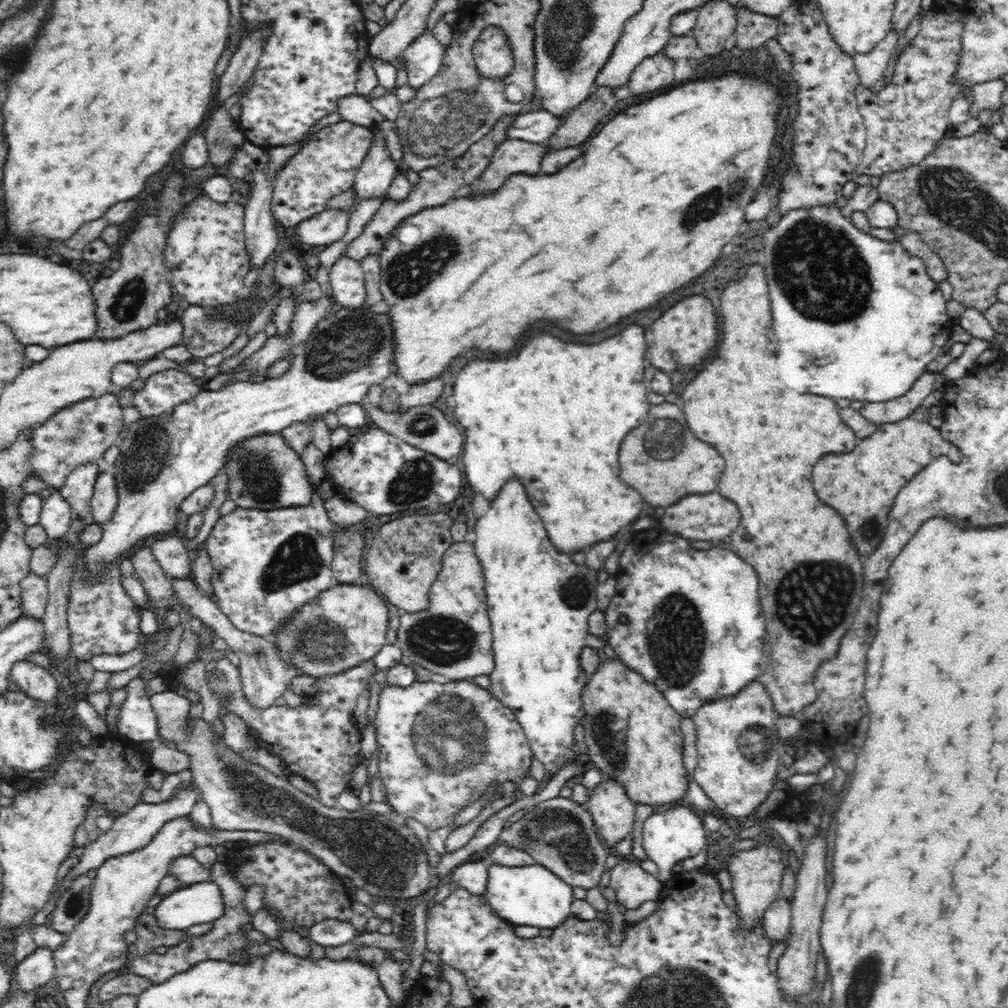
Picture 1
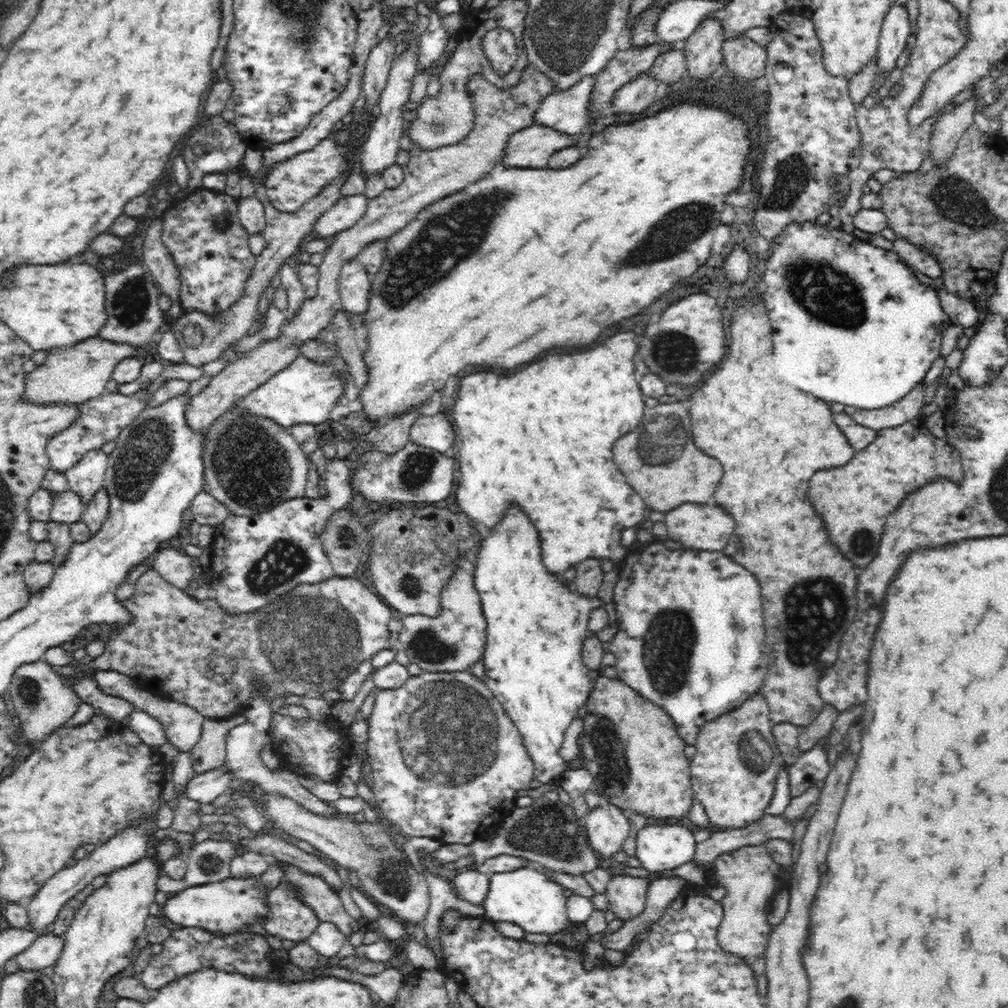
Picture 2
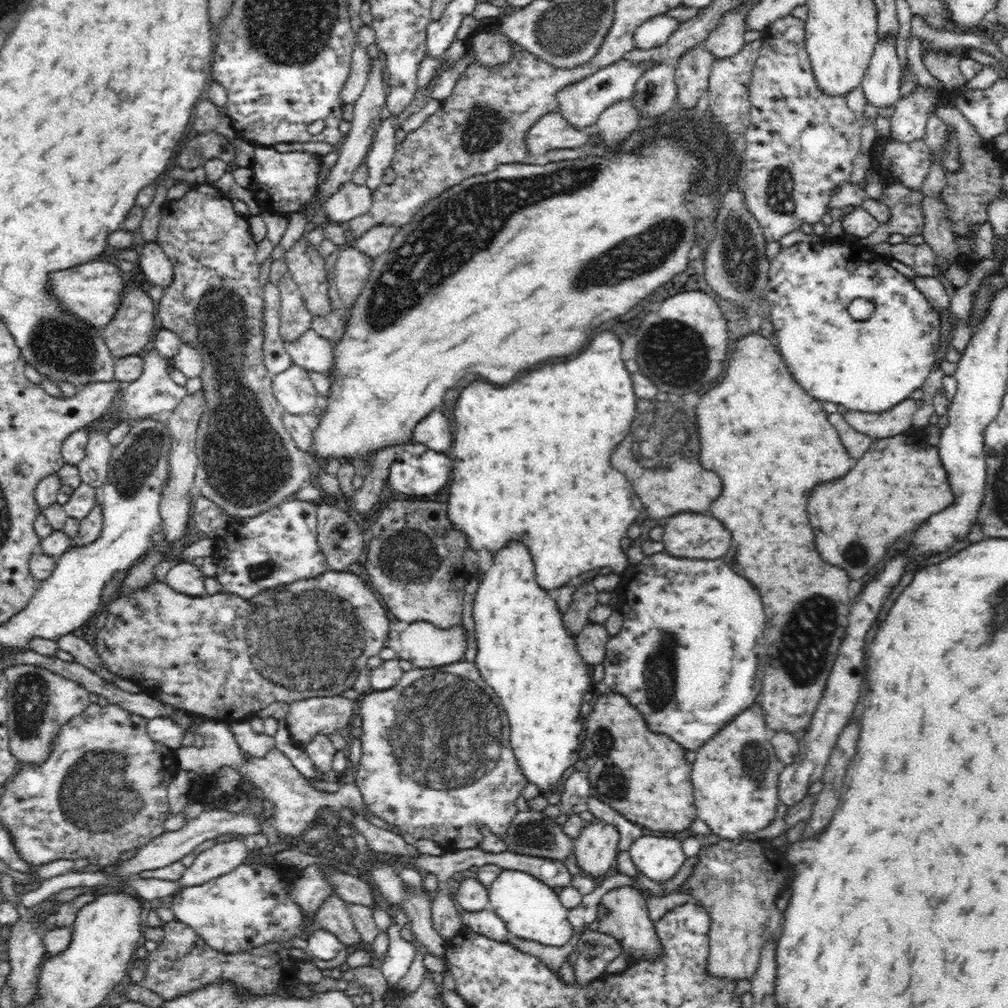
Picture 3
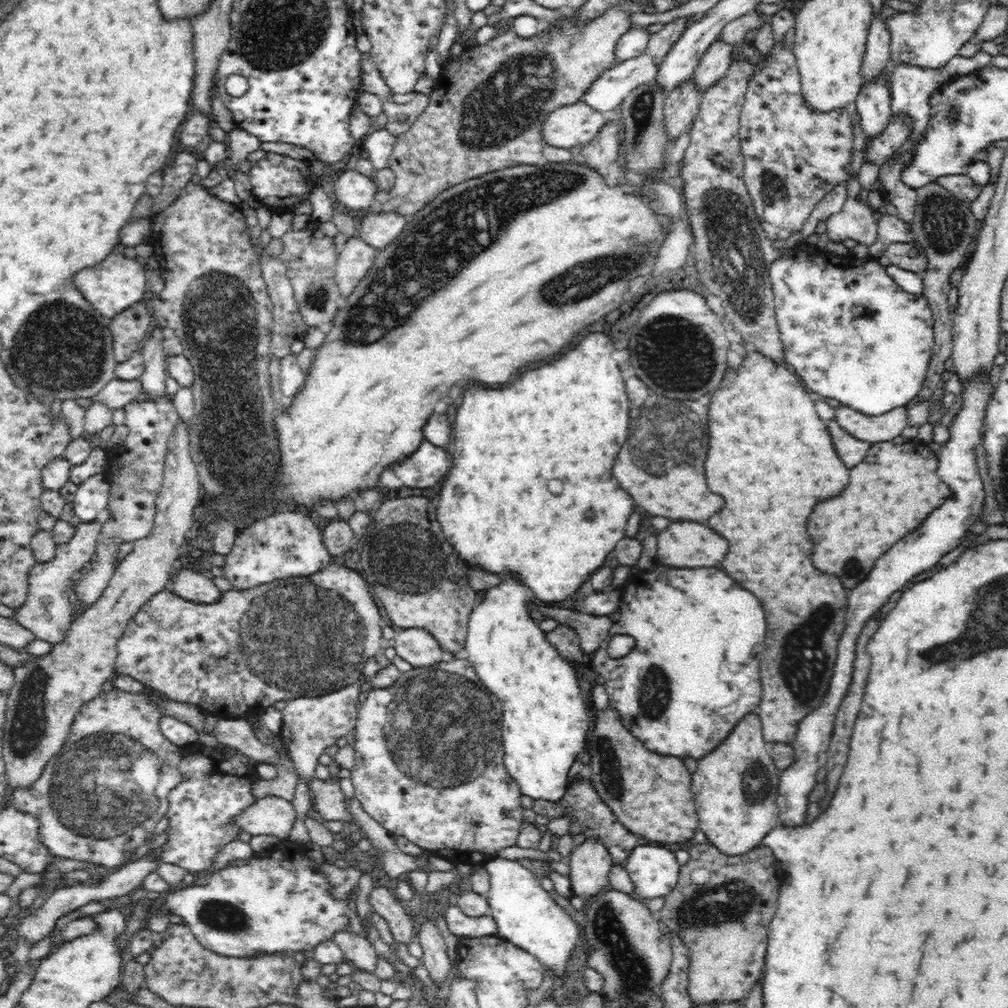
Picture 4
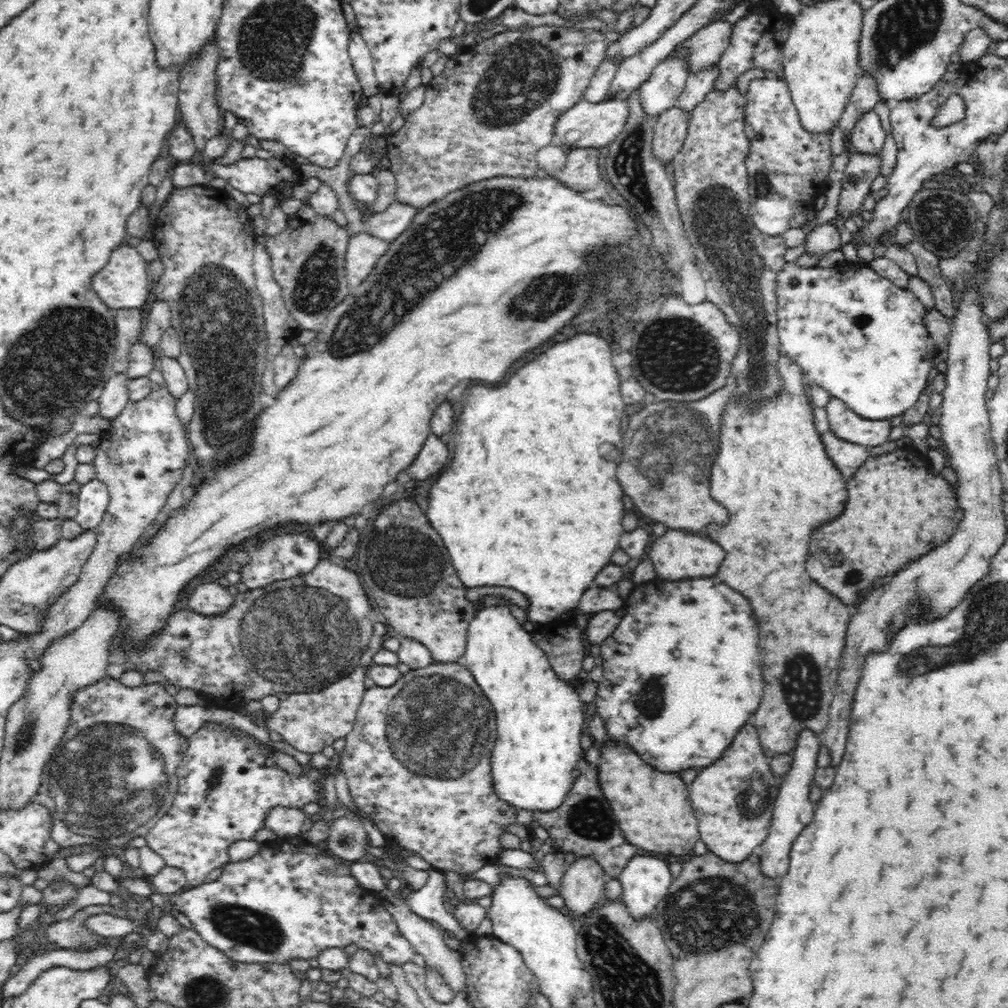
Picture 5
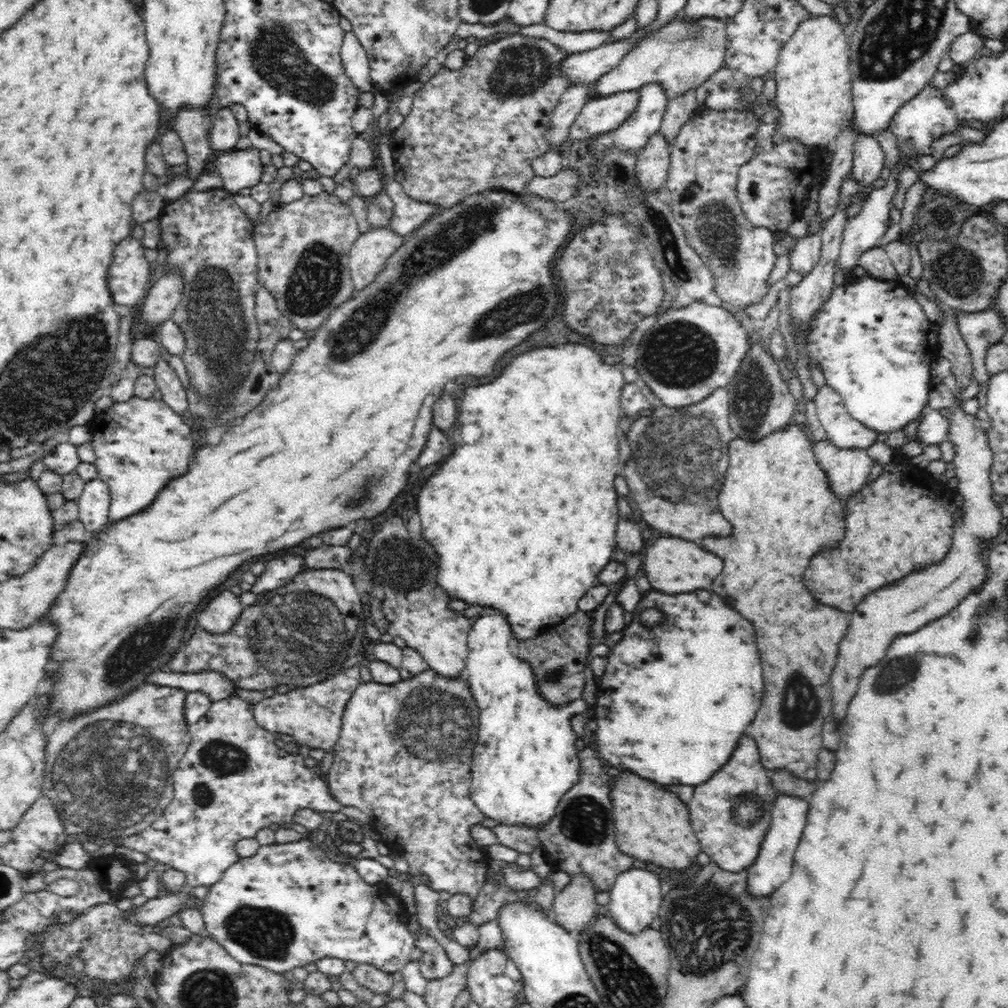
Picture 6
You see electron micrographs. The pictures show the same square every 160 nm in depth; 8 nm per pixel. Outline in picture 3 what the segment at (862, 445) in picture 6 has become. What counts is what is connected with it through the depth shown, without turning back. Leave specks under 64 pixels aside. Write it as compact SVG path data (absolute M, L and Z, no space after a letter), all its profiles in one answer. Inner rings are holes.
M908 398L886 412L878 414L849 410L843 417L857 432L873 439L886 439L908 432L918 402Z

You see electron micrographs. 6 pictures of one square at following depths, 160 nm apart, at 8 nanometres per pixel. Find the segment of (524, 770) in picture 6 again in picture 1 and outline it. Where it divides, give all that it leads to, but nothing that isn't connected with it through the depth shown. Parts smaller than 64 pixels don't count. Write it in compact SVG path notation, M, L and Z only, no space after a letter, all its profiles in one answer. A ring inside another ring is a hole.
M510 480L500 488L496 500L490 502L485 515L471 525L476 533L474 544L476 556L480 559L485 579L485 595L492 629L492 650L494 670L489 674L487 689L510 709L525 732L533 758L543 763L548 775L553 775L568 761L577 760L574 746L574 726L582 722L585 710L581 701L584 685L589 675L580 665L580 652L586 647L589 616L597 609L597 585L603 577L615 575L619 567L620 554L633 534L626 534L617 540L612 556L604 562L604 569L592 571L585 564L578 565L568 553L558 552L534 512L524 486L518 480Z

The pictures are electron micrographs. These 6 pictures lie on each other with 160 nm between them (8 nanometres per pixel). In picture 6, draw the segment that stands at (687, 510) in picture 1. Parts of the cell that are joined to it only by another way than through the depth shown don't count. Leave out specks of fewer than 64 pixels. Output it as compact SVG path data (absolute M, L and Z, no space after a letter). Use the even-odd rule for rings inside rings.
M657 534L657 540L644 552L644 574L653 590L662 594L694 592L706 588L722 570L722 560L690 540Z

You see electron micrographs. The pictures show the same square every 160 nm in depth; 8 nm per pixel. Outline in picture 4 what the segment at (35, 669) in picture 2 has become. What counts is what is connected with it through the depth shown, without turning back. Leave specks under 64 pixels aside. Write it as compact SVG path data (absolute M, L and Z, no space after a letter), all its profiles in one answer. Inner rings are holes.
M178 418L175 432L169 439L168 454L164 464L164 480L156 496L156 514L150 534L146 538L132 542L132 552L119 562L102 596L92 606L74 617L63 641L53 644L49 653L32 658L28 663L13 668L14 684L8 692L3 736L5 773L12 791L20 788L28 789L40 779L48 761L64 746L79 708L98 696L102 690L102 684L115 672L116 644L124 634L128 621L154 594L166 590L165 586L174 568L174 561L178 558L179 548L194 529L194 509L199 504L200 488L202 485L197 466L190 452L188 423Z

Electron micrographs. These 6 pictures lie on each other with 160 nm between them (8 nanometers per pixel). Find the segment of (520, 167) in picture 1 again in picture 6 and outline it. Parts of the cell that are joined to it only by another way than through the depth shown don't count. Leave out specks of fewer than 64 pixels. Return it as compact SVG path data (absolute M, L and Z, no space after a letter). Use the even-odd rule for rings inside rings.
M638 91L594 98L584 105L568 130L568 139L588 142L596 135L615 131L639 104Z

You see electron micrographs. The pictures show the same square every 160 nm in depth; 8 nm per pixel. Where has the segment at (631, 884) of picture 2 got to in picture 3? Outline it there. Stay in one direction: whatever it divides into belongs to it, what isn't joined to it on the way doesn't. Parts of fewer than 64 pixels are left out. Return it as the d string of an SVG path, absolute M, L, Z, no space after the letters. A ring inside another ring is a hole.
M621 886L609 890L598 905L598 929L619 940L621 954L626 954L629 964L634 960L654 960L660 956L660 939L656 935L654 923L649 918L648 902L637 887Z

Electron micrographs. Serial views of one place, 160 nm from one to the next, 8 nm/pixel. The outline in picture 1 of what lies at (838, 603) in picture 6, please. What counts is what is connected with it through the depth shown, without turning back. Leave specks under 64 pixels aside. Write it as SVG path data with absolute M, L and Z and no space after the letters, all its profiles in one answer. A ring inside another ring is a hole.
M920 406L912 415L898 422L878 425L876 432L862 439L850 454L830 454L814 466L812 484L816 488L816 496L842 514L850 538L860 554L872 554L884 538L888 512L896 494L904 488L904 484L908 484L908 480L912 480L938 456L946 456L956 464L960 462L960 449L944 440L940 430L928 423L928 416L928 409Z

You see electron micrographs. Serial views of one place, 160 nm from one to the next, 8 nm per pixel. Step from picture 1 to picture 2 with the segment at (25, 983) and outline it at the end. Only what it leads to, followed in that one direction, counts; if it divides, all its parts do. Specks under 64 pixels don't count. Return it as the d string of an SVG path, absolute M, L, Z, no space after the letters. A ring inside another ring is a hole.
M47 933L38 937L14 958L20 969L49 972L60 958L64 946L62 936Z

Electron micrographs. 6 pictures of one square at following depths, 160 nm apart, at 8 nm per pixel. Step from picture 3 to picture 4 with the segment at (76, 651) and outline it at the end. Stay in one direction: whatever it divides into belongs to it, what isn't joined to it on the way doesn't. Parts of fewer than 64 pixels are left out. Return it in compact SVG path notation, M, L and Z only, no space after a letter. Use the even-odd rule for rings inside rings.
M102 518L88 523L79 523L70 542L57 545L55 555L48 562L36 561L33 564L34 568L28 576L28 596L20 608L14 609L13 619L32 632L35 638L45 640L52 645L65 639L75 617L70 584L93 557L102 527Z

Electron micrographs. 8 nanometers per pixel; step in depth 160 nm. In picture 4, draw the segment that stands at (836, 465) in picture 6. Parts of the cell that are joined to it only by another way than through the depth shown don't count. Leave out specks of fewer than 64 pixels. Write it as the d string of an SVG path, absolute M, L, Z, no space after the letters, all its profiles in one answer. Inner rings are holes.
M835 419L827 421L826 423L830 437L832 437L833 445L839 457L844 460L843 463L846 464L848 468L860 464L867 455L868 450L870 450L871 444L847 434Z

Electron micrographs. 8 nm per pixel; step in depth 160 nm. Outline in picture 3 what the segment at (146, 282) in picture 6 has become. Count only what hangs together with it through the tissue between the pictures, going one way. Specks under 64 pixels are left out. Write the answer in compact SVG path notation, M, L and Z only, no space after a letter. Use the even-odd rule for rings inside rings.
M94 260L50 274L50 284L52 284L56 299L60 300L70 312L90 322L92 326L103 329L114 319L120 307L125 282L117 264Z

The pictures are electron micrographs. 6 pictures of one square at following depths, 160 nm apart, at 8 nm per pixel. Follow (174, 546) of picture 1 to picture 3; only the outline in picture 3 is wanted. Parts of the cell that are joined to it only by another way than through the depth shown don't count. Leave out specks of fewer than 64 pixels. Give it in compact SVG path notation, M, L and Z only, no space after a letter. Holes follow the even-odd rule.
M181 561L172 567L166 578L166 584L176 592L182 592L188 596L204 596L204 575L200 568L192 562Z

